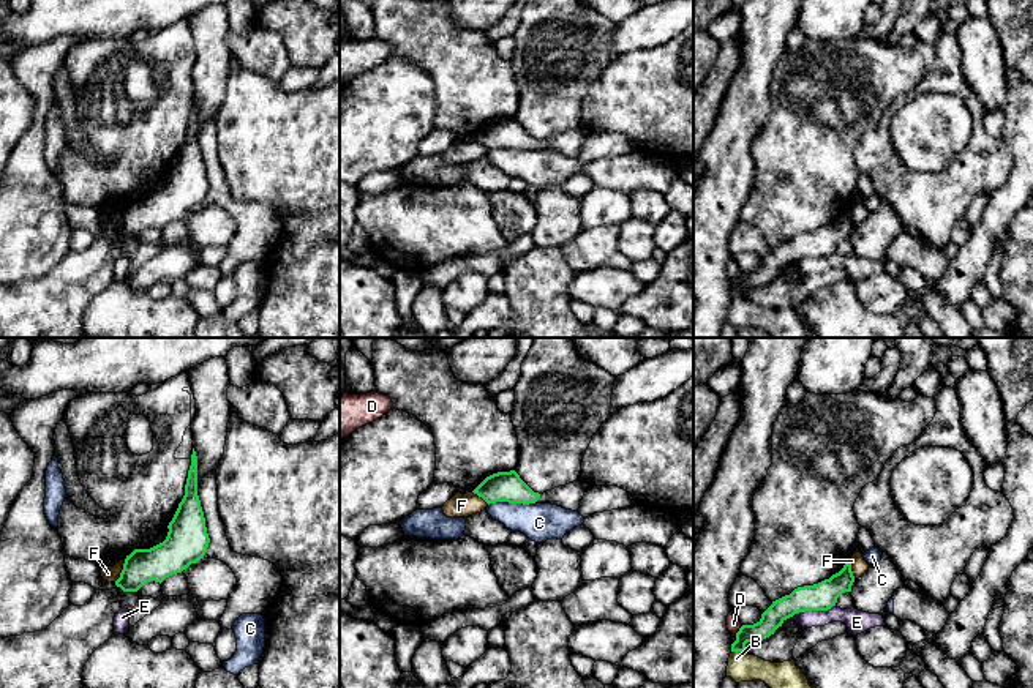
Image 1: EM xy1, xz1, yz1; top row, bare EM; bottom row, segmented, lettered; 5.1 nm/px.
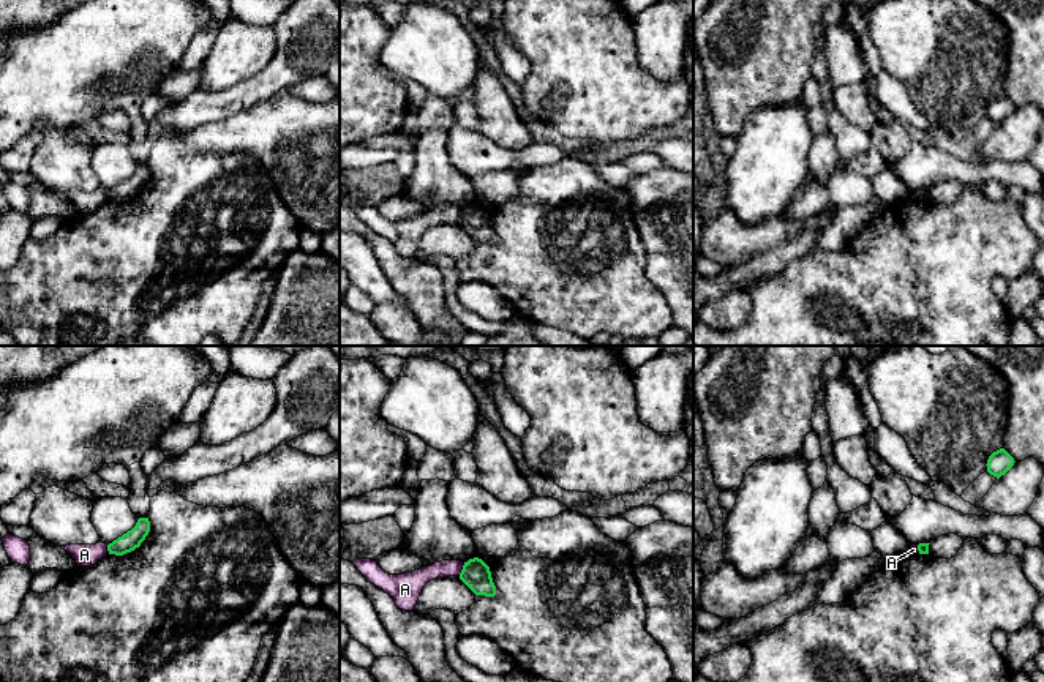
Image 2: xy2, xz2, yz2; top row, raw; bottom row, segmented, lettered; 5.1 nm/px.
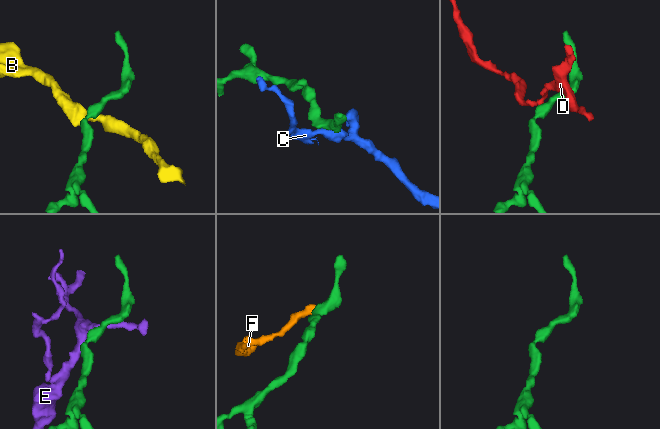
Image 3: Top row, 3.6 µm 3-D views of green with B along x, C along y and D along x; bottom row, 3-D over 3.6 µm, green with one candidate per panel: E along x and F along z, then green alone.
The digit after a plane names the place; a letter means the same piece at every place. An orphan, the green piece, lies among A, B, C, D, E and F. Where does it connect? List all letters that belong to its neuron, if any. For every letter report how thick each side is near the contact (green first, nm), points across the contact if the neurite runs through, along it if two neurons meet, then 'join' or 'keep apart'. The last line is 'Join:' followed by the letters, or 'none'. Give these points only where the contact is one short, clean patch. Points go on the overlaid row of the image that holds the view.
A: calibres 150 and 100 nm; border xz2 (465, 562), (458, 575); keep apart
B: calibres 110 and 140 nm; border yz1 (732, 650), (744, 652); keep apart
C: calibres 160 and 190 nm; border xz1 (534, 502), (492, 502), (488, 505); keep apart
D: calibres 120 and 70 nm; border yz1 (743, 625), (735, 633); keep apart
E: calibres 140 and 120 nm; border yz1 (834, 605), (826, 609), (800, 611), (785, 619); keep apart
F: calibres 180 and 80 nm; border xy1 (125, 559), (123, 568), (114, 581); keep apart
Join: none

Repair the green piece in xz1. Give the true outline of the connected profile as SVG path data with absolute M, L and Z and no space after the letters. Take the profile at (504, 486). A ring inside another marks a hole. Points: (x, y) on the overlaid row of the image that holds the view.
M510 470L486 477L472 492L482 497L488 505L496 502L523 505L551 503L565 510L578 511L588 488L589 484L581 478L565 486L539 494L534 492L515 470Z

